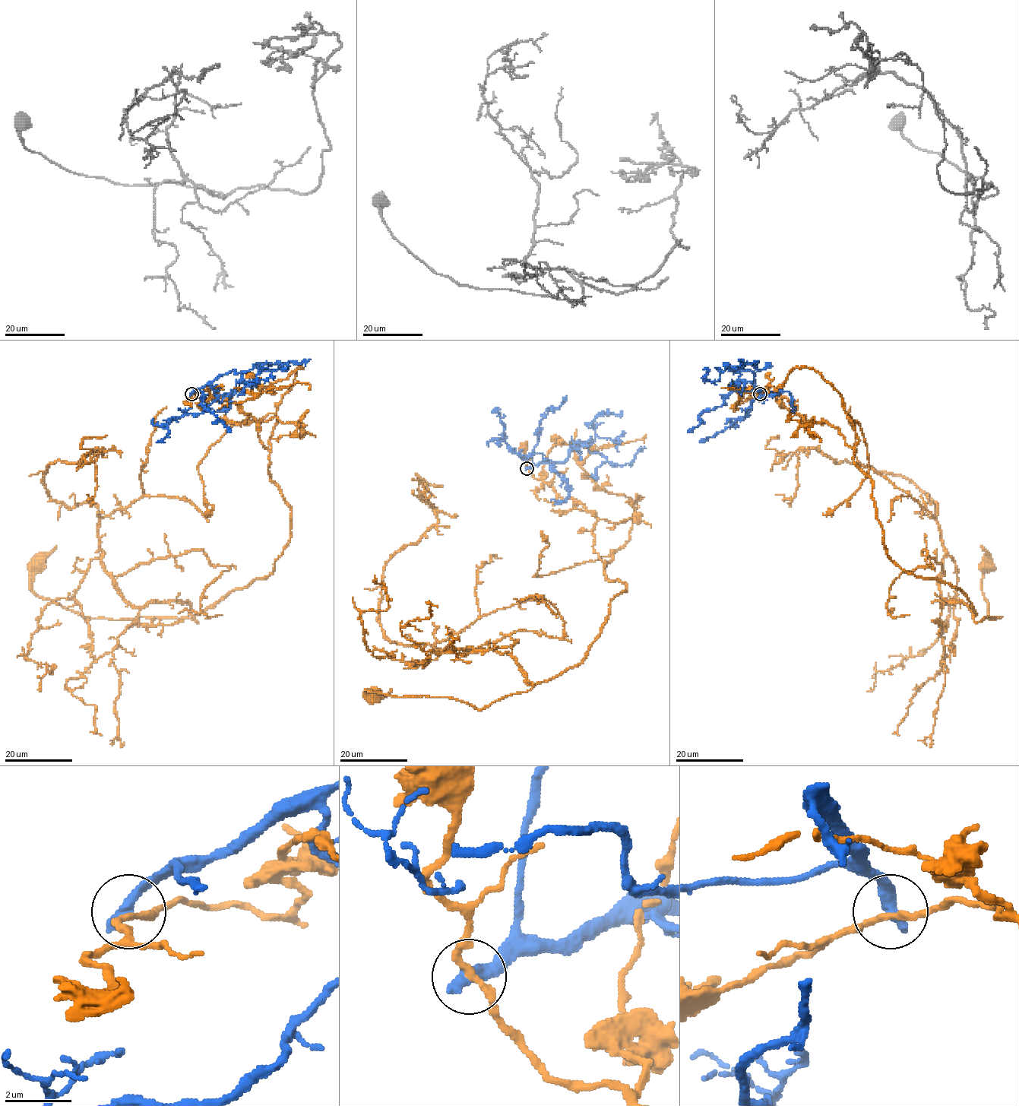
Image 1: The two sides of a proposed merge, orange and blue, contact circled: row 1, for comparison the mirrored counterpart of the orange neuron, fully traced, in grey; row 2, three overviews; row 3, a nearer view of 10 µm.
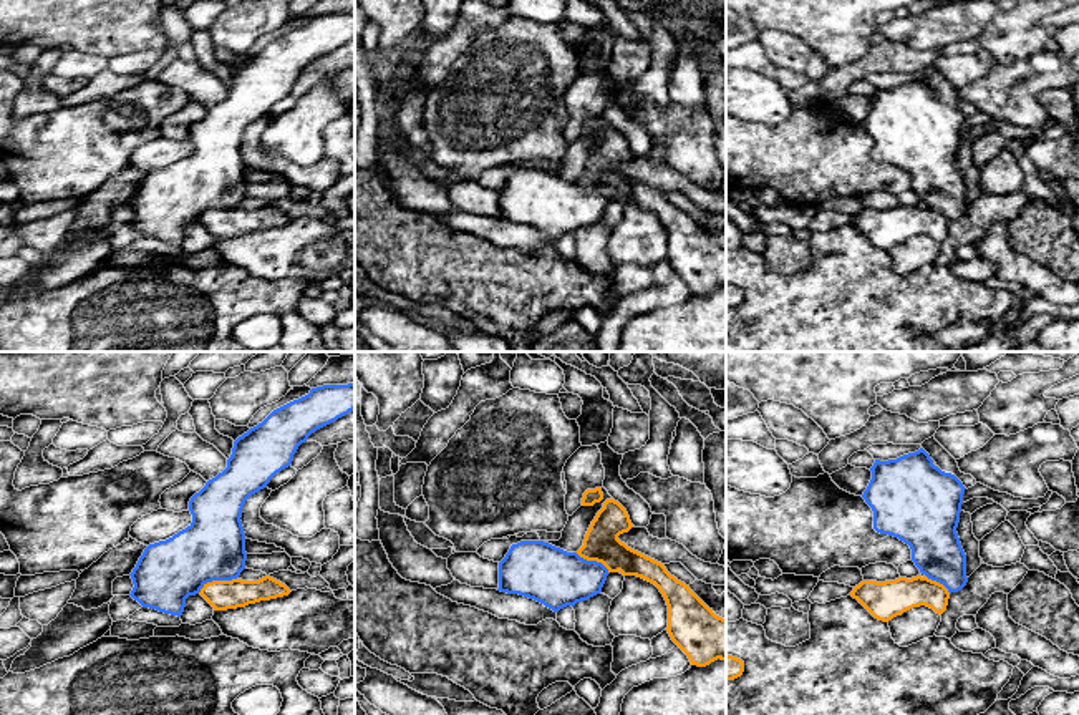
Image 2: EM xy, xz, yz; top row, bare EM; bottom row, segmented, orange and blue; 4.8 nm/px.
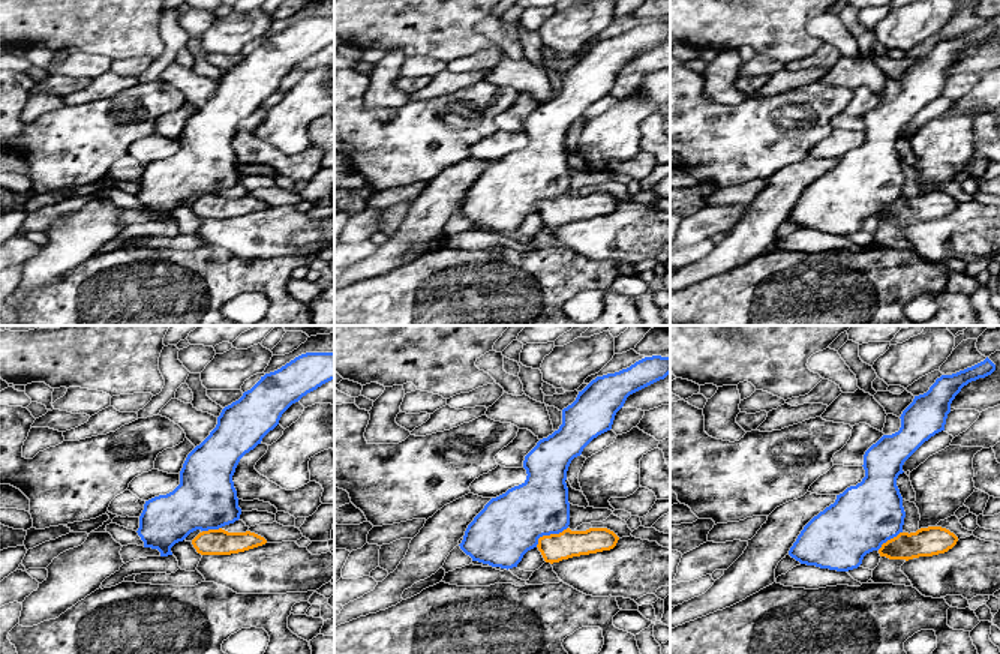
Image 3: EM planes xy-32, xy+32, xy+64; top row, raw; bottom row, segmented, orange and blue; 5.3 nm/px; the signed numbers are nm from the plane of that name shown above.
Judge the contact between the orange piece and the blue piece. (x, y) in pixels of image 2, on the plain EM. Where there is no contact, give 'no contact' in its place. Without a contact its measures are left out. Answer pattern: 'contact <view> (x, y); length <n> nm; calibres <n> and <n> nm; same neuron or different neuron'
contact xy (216, 209); length 200 nm; calibres 140 and 320 nm; different neuron

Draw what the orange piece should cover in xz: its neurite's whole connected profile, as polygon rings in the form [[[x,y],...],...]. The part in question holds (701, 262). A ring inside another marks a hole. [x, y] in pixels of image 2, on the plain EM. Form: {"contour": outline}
{"contour": [[[612,128],[592,149],[577,182],[602,191],[608,201],[636,204],[655,212],[668,234],[668,262],[688,284],[691,294],[706,295],[726,289],[726,247],[716,244],[685,211],[671,204],[665,192],[628,176],[618,168],[633,156],[627,138]]]}

